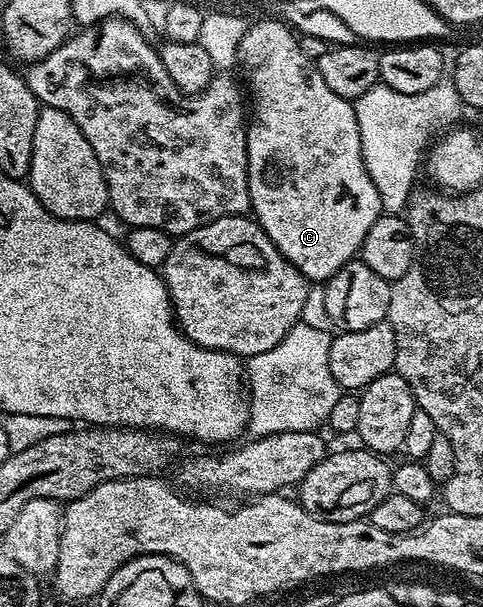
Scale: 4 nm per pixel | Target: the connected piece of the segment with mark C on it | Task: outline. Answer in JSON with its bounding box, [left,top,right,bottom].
[238,20,384,283]

